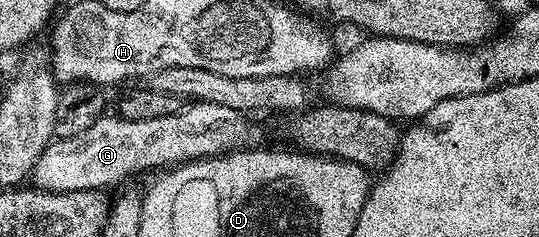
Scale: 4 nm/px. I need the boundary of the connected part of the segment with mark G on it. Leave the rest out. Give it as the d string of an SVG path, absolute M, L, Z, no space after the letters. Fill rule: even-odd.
M190 102L168 116L158 116L148 120L130 120L119 116L103 116L92 124L92 128L80 132L80 136L58 138L44 148L40 160L36 160L32 182L39 190L49 190L52 194L67 194L73 190L98 190L111 188L140 170L150 170L153 166L166 168L173 164L185 164L193 160L205 160L215 156L226 156L231 152L242 152L245 146L254 146L262 134L255 130L251 119L239 110L224 108L224 104Z

